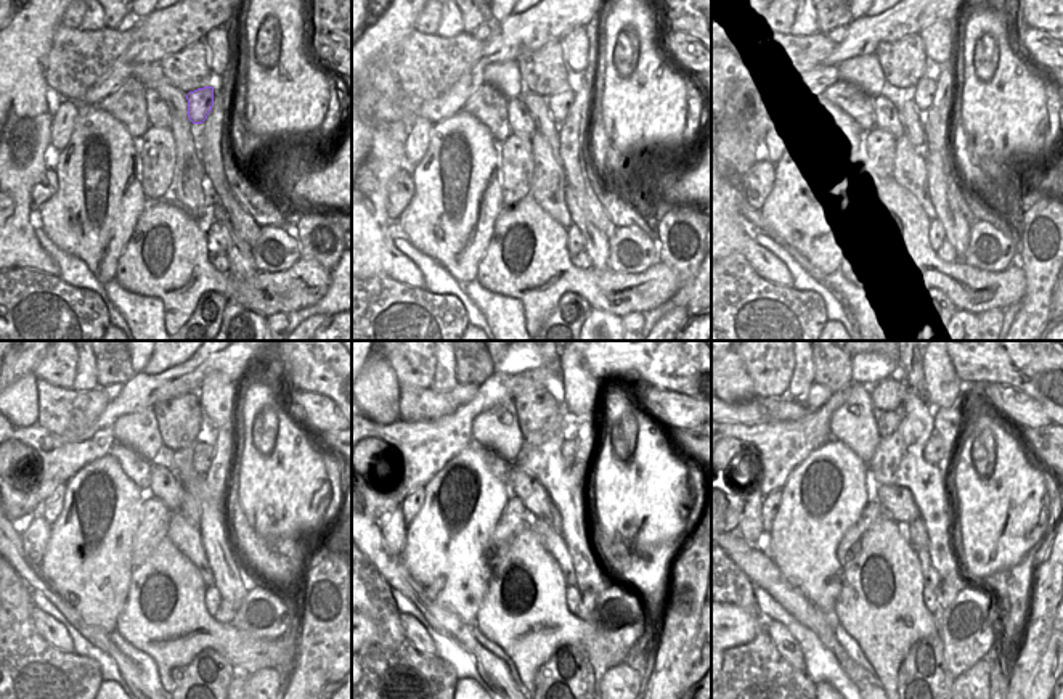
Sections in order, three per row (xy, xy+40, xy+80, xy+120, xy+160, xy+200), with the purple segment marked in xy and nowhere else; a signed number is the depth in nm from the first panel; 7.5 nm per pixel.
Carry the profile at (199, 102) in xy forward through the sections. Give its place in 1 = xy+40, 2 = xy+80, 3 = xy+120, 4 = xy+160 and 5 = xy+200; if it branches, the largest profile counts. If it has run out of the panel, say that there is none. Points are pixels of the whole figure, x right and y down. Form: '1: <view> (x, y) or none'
1: xy+40 (559, 103)
2: xy+80 (925, 89)
3: xy+120 (204, 449)
4: xy+160 (569, 449)
5: xy+200 (935, 450)

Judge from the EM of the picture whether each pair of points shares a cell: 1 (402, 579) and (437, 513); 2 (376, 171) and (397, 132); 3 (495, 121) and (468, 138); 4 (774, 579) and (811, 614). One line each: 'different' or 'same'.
1: different
2: same
3: different
4: same

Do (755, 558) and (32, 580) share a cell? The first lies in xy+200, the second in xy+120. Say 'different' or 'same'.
same

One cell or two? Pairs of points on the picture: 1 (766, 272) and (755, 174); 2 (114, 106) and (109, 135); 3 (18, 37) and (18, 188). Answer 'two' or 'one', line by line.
1: two
2: two
3: one

